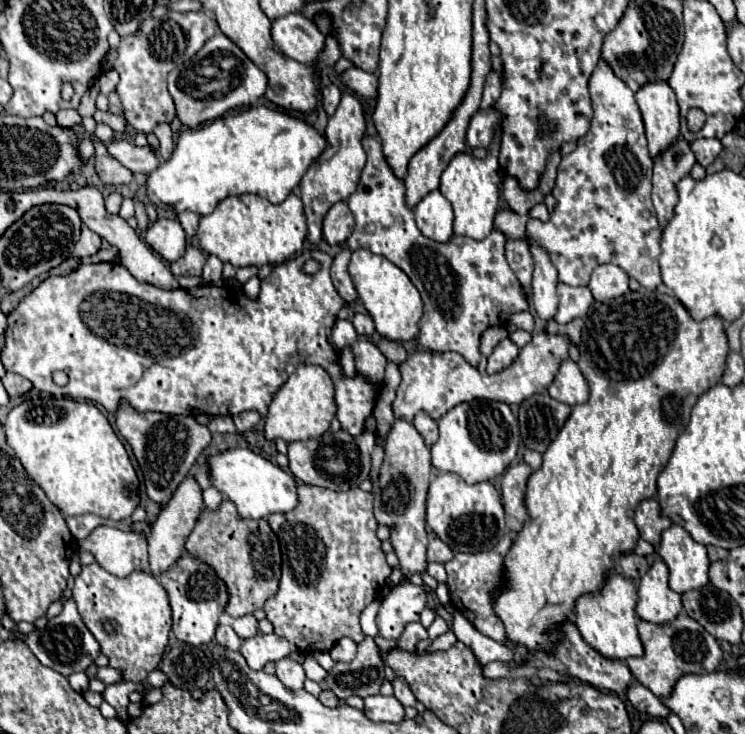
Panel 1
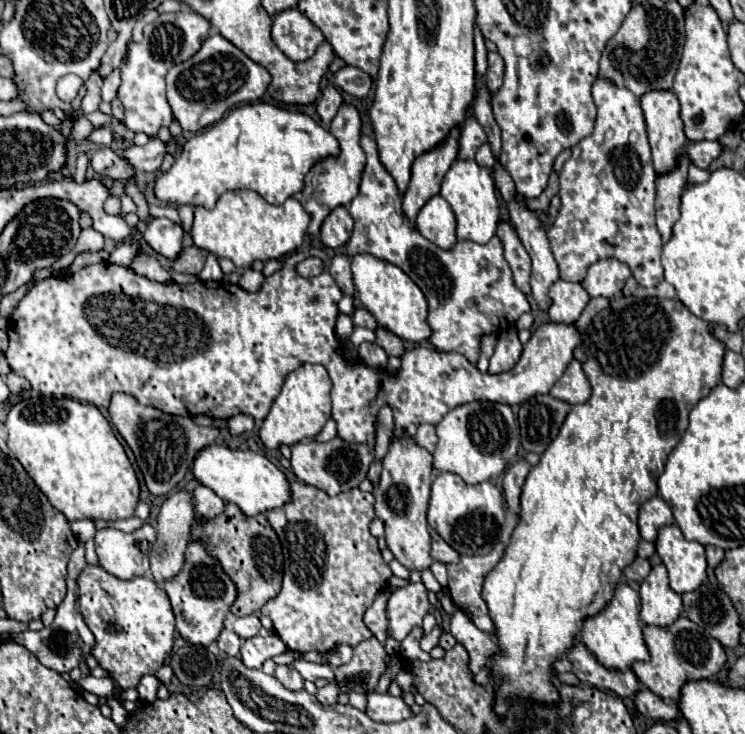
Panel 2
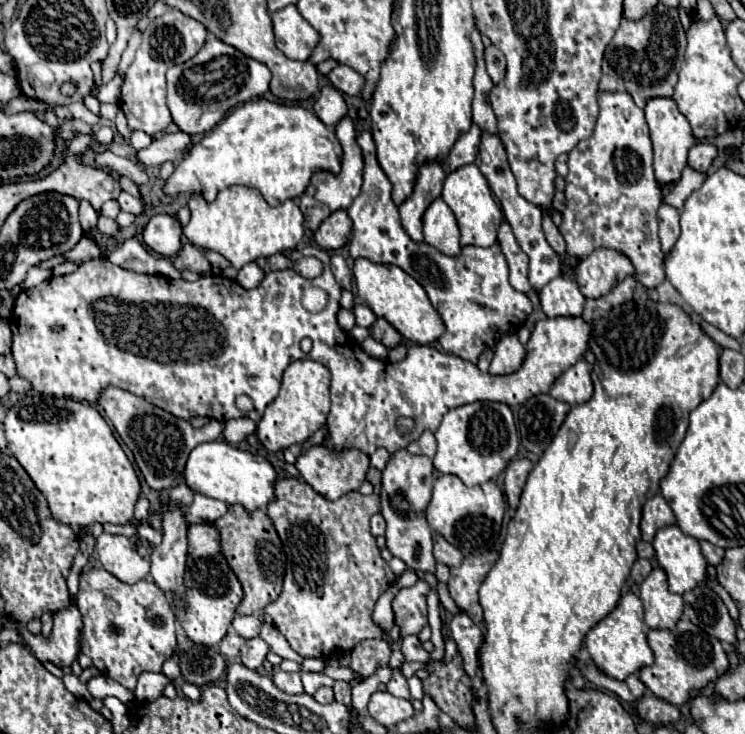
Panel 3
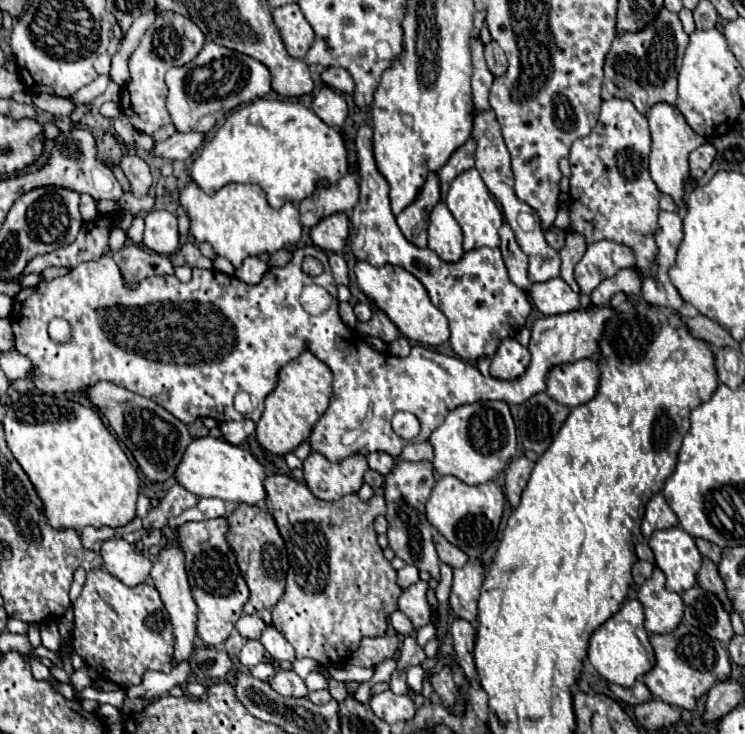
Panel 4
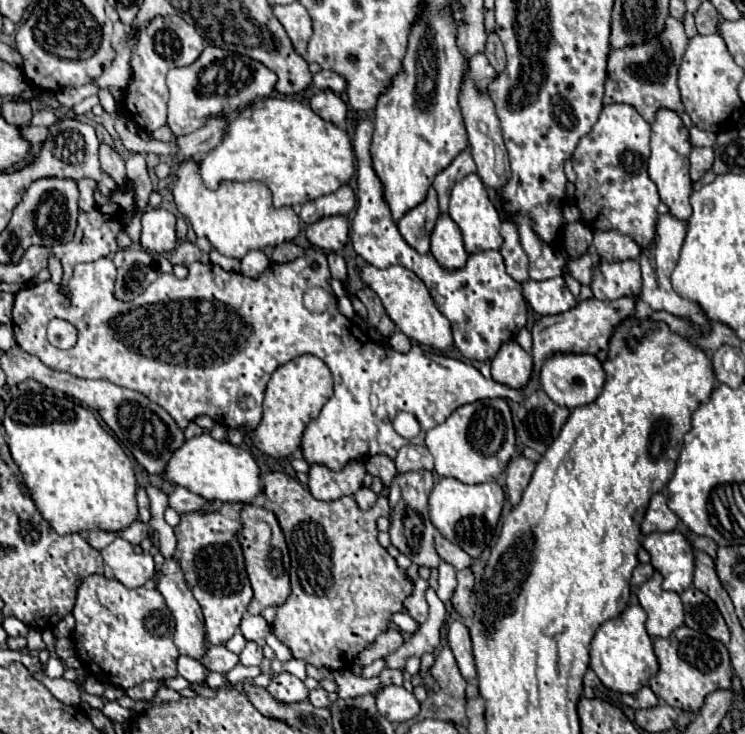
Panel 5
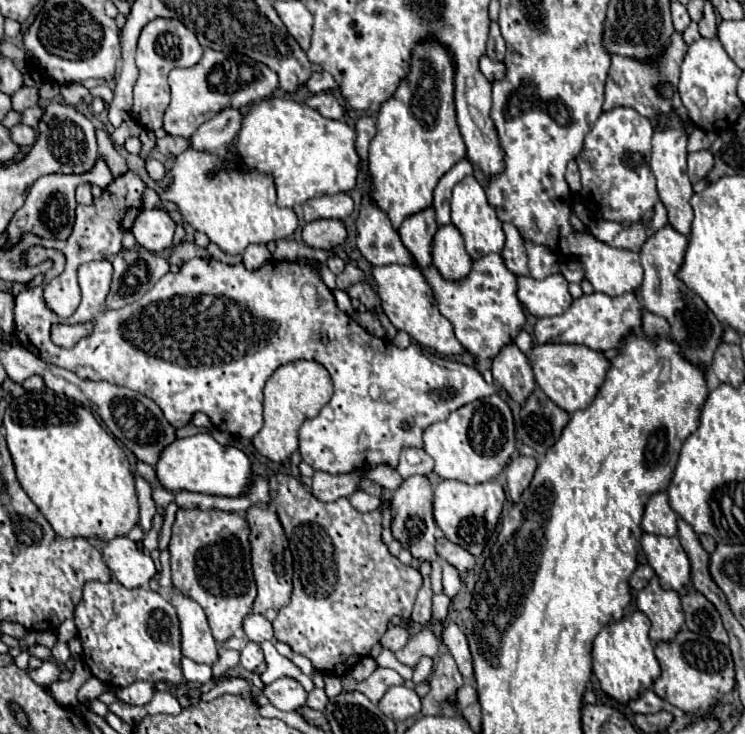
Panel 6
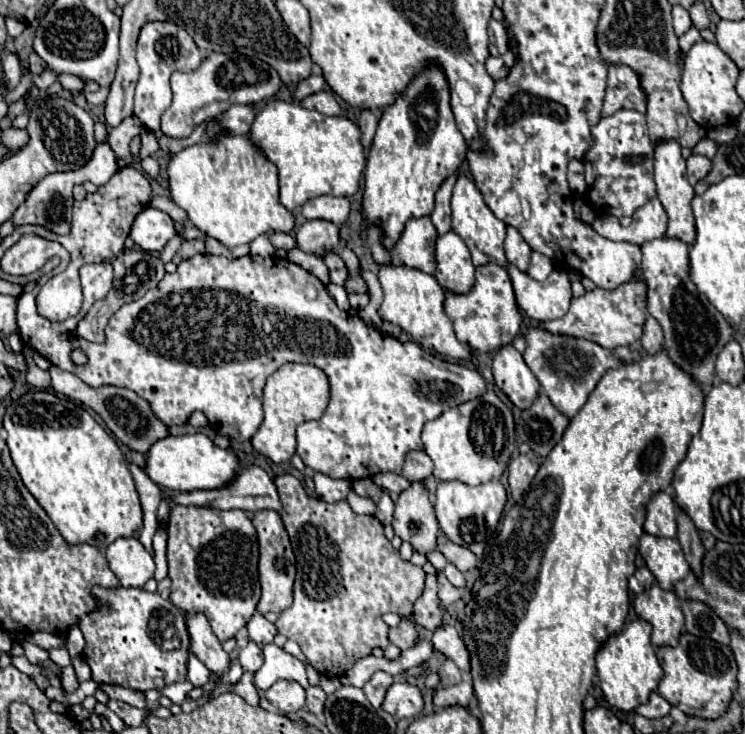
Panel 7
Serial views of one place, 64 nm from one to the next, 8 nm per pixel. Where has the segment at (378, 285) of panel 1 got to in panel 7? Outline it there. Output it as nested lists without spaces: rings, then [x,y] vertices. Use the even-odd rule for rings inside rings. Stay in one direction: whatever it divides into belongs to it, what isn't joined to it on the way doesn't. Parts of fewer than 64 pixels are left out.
[[[384,266],[378,272],[378,280],[384,290],[384,300],[378,308],[382,320],[400,326],[422,348],[436,350],[438,354],[452,360],[470,360],[472,348],[456,338],[452,330],[452,320],[444,312],[446,294],[432,274],[424,274],[416,268],[406,268],[406,266]]]

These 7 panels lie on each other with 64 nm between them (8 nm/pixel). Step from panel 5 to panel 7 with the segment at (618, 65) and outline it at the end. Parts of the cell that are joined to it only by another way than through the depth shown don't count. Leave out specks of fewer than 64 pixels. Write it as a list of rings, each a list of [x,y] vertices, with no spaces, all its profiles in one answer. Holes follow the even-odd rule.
[[[612,66],[608,70],[608,88],[602,116],[612,116],[620,108],[632,108],[638,112],[646,110],[646,96],[640,90],[638,76],[628,66]]]

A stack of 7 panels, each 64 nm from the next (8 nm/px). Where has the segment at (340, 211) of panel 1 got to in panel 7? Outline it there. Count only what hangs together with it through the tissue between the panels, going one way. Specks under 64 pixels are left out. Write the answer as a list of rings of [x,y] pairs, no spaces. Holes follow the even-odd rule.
[[[306,220],[296,230],[296,244],[306,254],[322,256],[324,252],[336,248],[338,240],[338,228],[328,220]]]

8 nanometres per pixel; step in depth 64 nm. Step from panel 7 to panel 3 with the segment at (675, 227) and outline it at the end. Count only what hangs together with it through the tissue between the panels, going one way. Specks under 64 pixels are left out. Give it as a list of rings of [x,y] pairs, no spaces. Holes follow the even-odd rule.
[[[654,98],[646,104],[644,112],[646,112],[646,122],[650,126],[650,138],[654,144],[654,176],[656,176],[656,182],[662,188],[672,188],[676,184],[676,180],[680,180],[682,170],[688,166],[688,162],[686,162],[688,150],[692,146],[696,146],[698,140],[692,134],[688,120],[680,114],[680,110],[676,108],[676,102],[672,98]]]

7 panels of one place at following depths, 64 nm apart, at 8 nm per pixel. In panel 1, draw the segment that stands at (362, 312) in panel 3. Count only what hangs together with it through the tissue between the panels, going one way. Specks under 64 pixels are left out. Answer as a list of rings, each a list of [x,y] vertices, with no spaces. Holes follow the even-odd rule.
[[[356,314],[354,316],[354,320],[352,320],[352,324],[354,324],[354,328],[356,328],[356,332],[358,334],[372,334],[374,336],[374,340],[378,340],[380,336],[378,336],[378,332],[374,330],[374,322],[372,322],[372,318],[368,316],[368,314]]]

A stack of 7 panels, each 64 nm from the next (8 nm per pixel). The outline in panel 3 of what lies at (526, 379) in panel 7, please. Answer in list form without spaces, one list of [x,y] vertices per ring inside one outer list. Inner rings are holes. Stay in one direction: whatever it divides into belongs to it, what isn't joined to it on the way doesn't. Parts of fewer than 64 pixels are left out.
[[[506,334],[500,338],[494,350],[494,358],[490,364],[490,374],[494,376],[504,376],[504,374],[514,374],[526,358],[526,348],[518,342],[516,334]]]

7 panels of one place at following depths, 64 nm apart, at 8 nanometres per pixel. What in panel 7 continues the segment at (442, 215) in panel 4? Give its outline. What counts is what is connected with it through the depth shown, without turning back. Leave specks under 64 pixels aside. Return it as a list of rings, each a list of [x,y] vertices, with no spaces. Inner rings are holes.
[[[452,230],[436,240],[436,272],[438,284],[452,294],[468,294],[476,282],[476,268],[464,246],[464,240]]]

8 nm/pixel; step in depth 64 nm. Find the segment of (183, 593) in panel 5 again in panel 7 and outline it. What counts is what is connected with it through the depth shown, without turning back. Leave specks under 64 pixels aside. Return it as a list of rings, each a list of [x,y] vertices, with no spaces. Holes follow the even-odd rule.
[[[202,614],[186,616],[186,620],[190,634],[190,652],[196,654],[208,666],[208,670],[220,678],[232,666],[230,654],[222,648],[222,642],[212,634],[210,624]]]

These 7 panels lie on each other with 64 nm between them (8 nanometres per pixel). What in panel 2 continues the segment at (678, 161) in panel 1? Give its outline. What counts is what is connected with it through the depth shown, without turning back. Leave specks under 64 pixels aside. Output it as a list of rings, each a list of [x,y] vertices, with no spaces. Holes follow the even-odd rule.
[[[682,156],[674,172],[656,178],[656,224],[664,242],[672,238],[672,222],[680,218],[680,194],[686,184],[688,166],[688,158]]]

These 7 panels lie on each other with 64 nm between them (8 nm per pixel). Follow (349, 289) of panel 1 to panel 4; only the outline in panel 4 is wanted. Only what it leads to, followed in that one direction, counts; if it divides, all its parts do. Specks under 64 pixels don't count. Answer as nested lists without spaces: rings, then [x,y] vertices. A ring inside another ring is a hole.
[[[330,252],[328,254],[328,260],[330,260],[330,270],[332,270],[332,276],[338,284],[348,284],[348,268],[346,268],[346,262],[340,254],[334,254]]]

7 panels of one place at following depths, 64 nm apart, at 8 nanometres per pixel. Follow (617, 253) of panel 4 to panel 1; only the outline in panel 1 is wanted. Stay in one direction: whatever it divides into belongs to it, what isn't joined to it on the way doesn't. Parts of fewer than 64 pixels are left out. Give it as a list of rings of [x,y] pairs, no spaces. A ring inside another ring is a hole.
[[[600,264],[592,272],[588,288],[592,296],[600,302],[618,298],[620,294],[628,292],[628,274],[616,264]]]

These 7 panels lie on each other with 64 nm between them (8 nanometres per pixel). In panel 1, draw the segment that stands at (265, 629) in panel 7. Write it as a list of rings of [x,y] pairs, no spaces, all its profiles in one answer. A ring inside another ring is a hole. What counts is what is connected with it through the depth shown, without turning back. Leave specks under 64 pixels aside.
[[[246,614],[242,618],[236,618],[232,628],[236,630],[236,634],[240,638],[252,638],[252,636],[258,634],[258,620],[256,620],[254,614]]]

